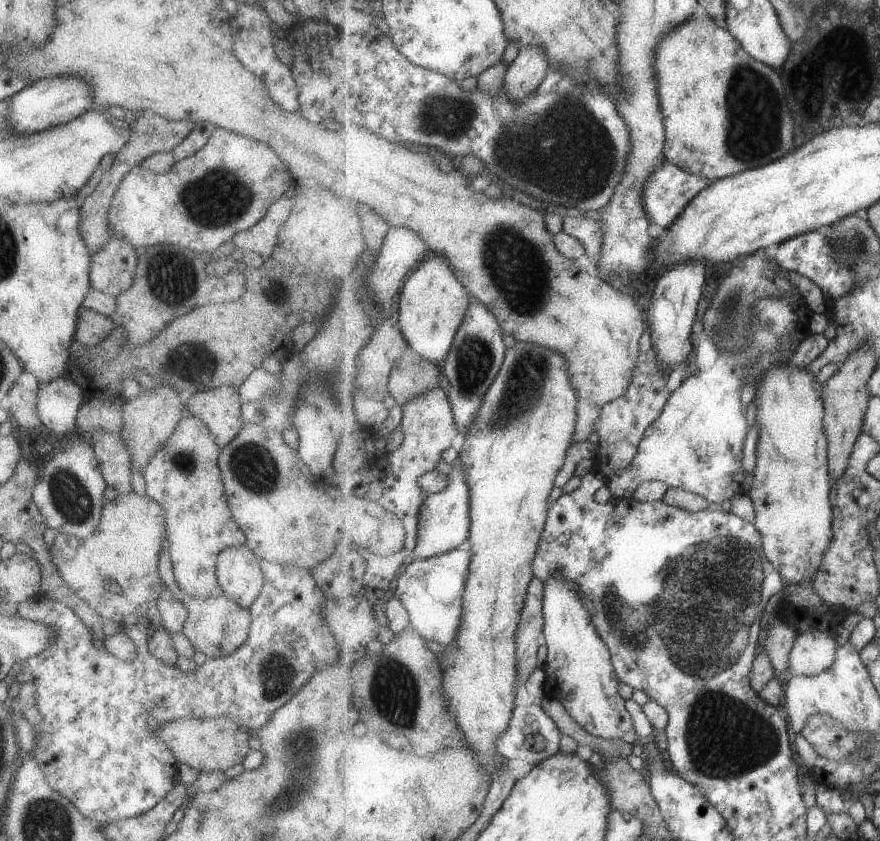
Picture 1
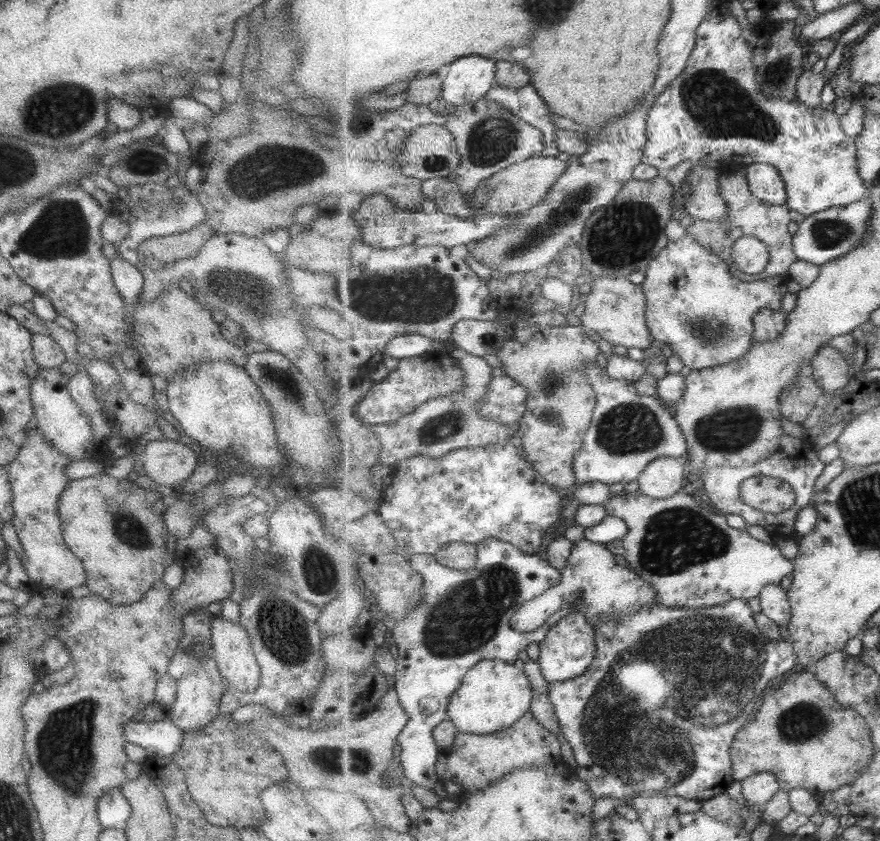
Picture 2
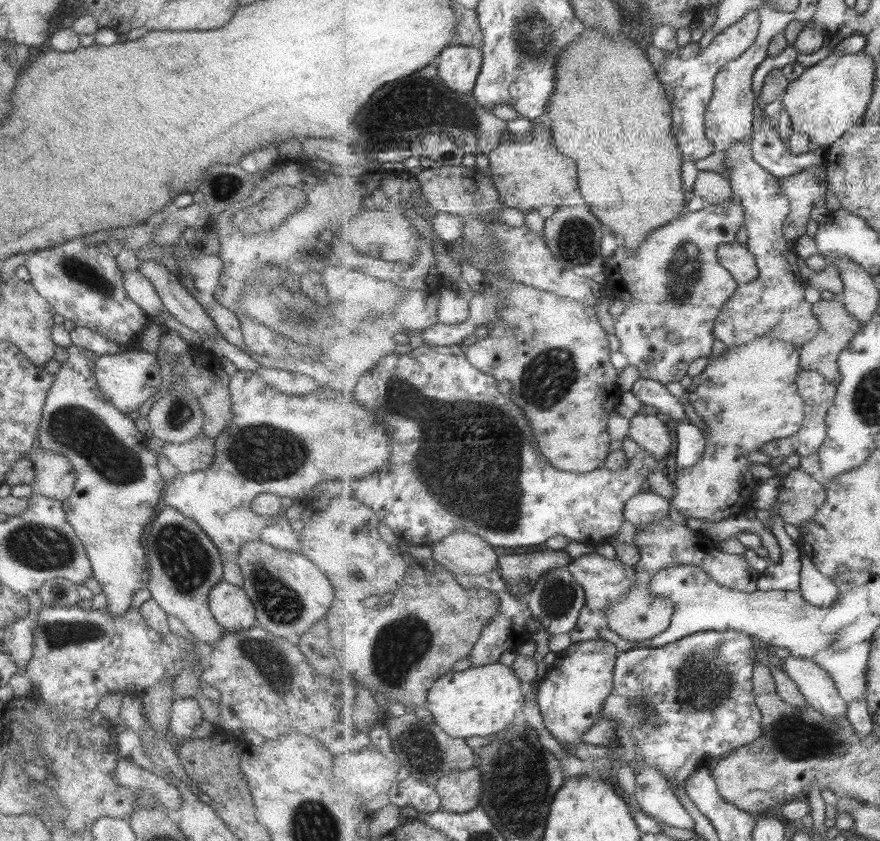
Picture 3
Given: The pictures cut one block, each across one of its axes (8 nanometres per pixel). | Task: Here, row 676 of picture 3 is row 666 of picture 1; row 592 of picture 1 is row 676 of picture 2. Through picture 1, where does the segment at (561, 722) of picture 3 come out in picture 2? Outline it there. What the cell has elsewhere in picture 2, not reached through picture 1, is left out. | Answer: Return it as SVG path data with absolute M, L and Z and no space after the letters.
M574 608L571 613L550 628L545 640L540 643L540 647L541 654L538 663L541 665L547 682L565 682L583 676L596 660L598 653L596 630L584 612Z

